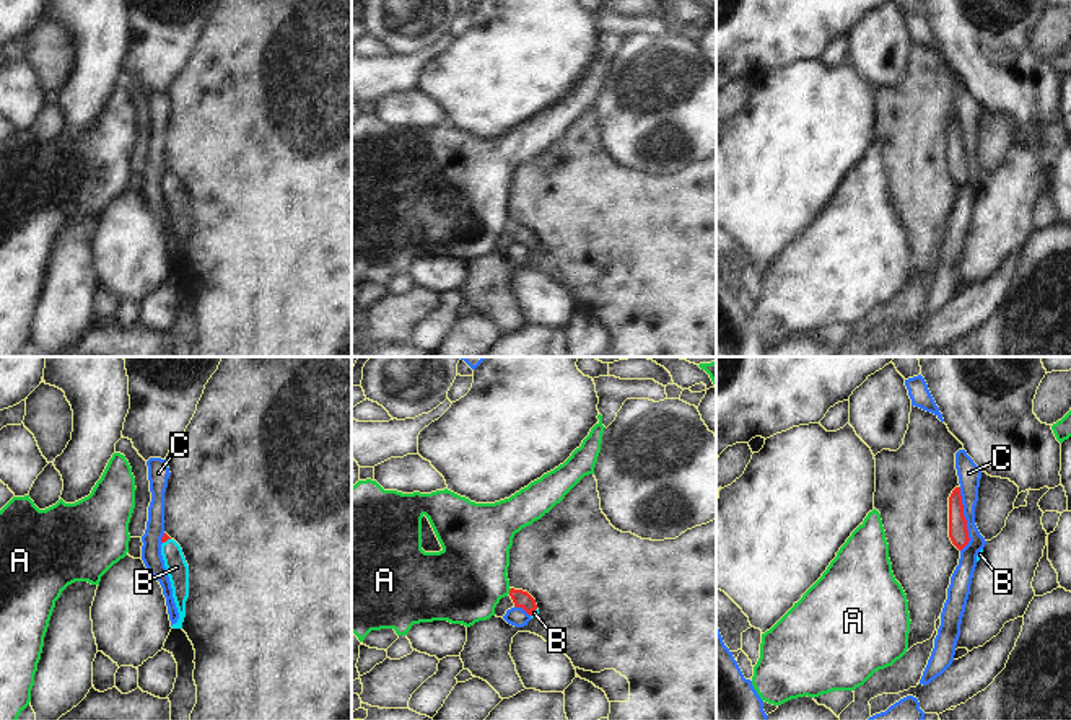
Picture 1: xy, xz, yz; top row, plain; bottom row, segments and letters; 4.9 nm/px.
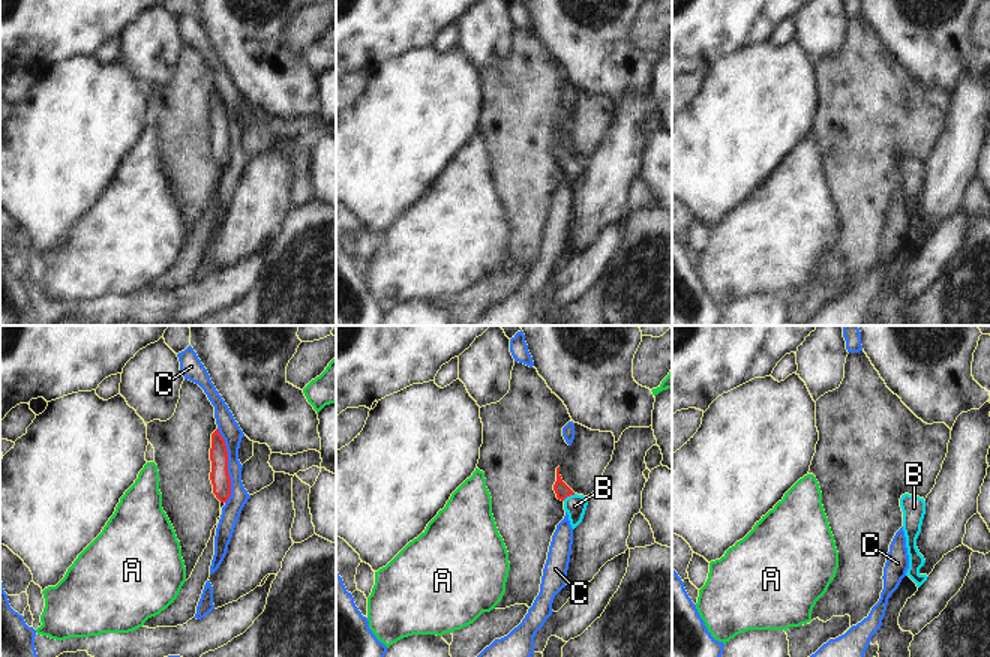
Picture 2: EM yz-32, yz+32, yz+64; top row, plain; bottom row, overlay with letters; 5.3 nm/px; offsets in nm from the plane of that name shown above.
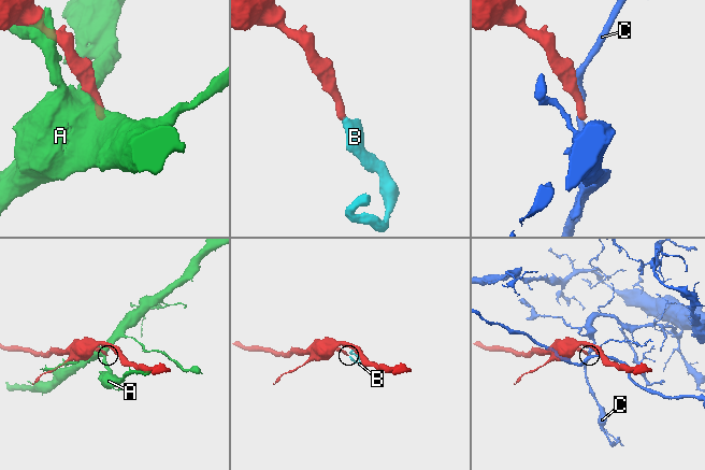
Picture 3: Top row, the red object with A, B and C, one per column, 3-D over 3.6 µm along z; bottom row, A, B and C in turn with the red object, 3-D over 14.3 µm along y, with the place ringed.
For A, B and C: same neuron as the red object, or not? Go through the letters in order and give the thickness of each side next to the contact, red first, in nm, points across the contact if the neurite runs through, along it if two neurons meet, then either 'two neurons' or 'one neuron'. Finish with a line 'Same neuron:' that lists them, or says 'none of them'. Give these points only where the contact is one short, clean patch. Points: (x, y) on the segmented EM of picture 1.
A: calibres 80 and 400 nm; two neurons
B: calibres 80 and 30 nm; way xz (521, 598), (531, 613), (534, 613); one neuron
C: calibres 100 and 110 nm; two neurons
Same neuron: B

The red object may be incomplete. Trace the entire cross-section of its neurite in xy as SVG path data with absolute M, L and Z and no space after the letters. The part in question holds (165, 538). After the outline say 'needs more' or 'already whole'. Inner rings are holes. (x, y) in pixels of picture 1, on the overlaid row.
M166 533L163 534L161 542L161 555L171 582L173 598L179 612L177 622L171 627L182 629L182 622L186 617L186 601L189 598L189 565L181 546Z | needs more

